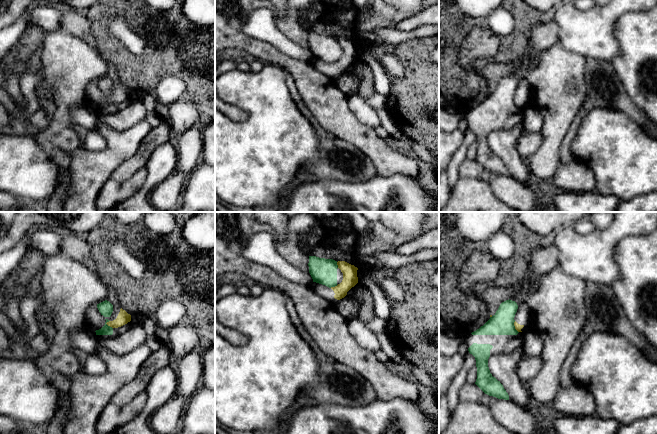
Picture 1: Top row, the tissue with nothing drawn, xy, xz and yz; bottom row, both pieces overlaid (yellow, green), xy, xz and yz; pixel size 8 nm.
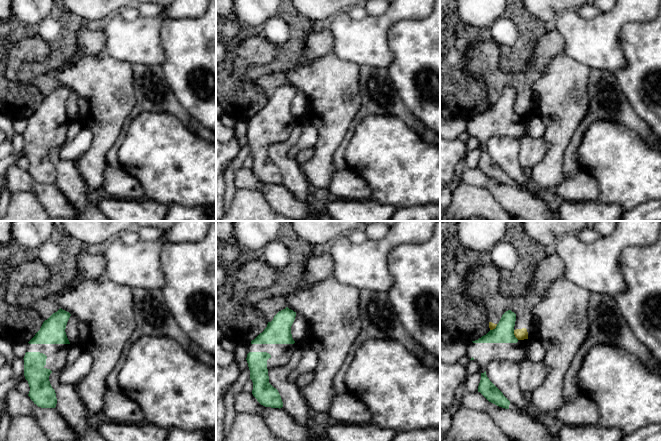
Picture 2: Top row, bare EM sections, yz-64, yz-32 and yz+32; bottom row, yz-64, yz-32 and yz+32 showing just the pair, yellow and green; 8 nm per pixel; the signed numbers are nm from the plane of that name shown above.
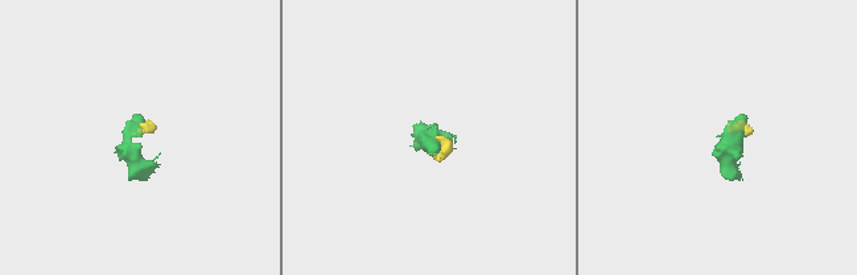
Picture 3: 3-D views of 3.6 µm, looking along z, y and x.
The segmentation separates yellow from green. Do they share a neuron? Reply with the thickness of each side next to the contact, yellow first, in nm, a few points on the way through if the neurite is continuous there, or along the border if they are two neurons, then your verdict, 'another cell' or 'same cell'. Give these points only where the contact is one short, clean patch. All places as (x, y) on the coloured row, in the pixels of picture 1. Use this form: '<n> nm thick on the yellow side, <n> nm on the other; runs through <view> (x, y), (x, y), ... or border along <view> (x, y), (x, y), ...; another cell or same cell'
60 nm thick on the yellow side, 190 nm on the other; border along yz (514, 321), (514, 327), (518, 332); another cell

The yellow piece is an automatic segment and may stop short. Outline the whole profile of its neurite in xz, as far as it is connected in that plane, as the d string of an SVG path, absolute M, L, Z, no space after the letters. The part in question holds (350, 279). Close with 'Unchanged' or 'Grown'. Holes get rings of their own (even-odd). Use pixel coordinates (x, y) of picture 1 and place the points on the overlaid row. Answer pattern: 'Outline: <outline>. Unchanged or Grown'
Outline: M338 261L337 265L343 273L343 280L340 284L331 288L316 282L312 282L310 285L317 295L333 304L344 298L347 292L358 283L357 267L345 261Z. Grown

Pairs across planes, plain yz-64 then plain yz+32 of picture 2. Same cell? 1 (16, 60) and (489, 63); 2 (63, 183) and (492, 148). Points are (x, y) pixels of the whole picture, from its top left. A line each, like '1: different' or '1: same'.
1: same
2: same

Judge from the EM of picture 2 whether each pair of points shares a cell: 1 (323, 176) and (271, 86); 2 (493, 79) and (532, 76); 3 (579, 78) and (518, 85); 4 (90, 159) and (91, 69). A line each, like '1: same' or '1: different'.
1: different
2: same
3: different
4: same

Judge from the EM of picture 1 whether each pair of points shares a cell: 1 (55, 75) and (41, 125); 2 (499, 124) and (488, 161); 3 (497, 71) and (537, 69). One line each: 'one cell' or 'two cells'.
1: two cells
2: one cell
3: two cells

